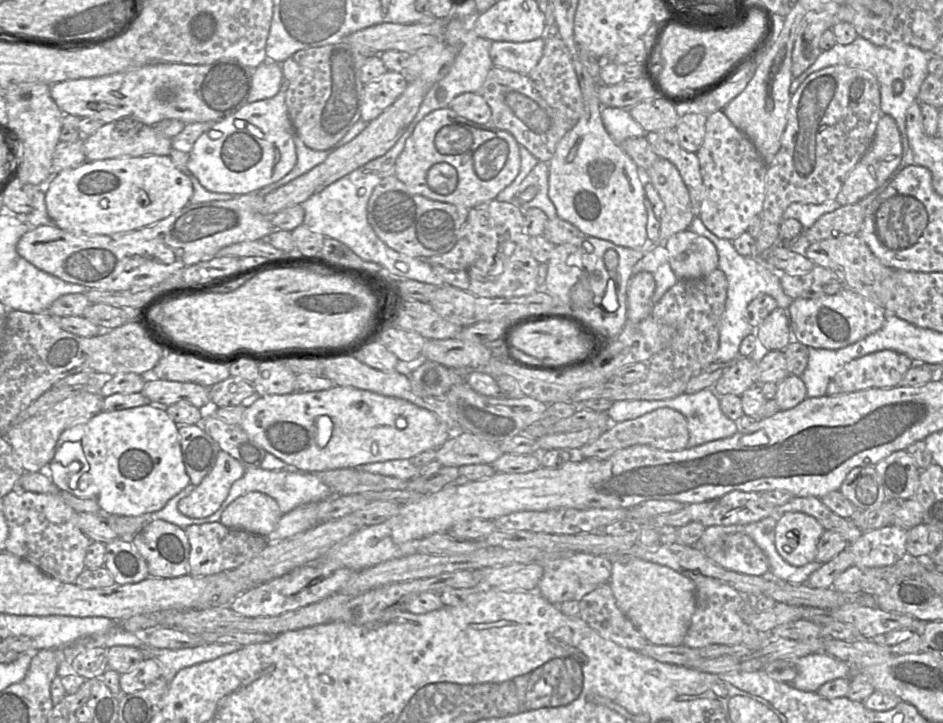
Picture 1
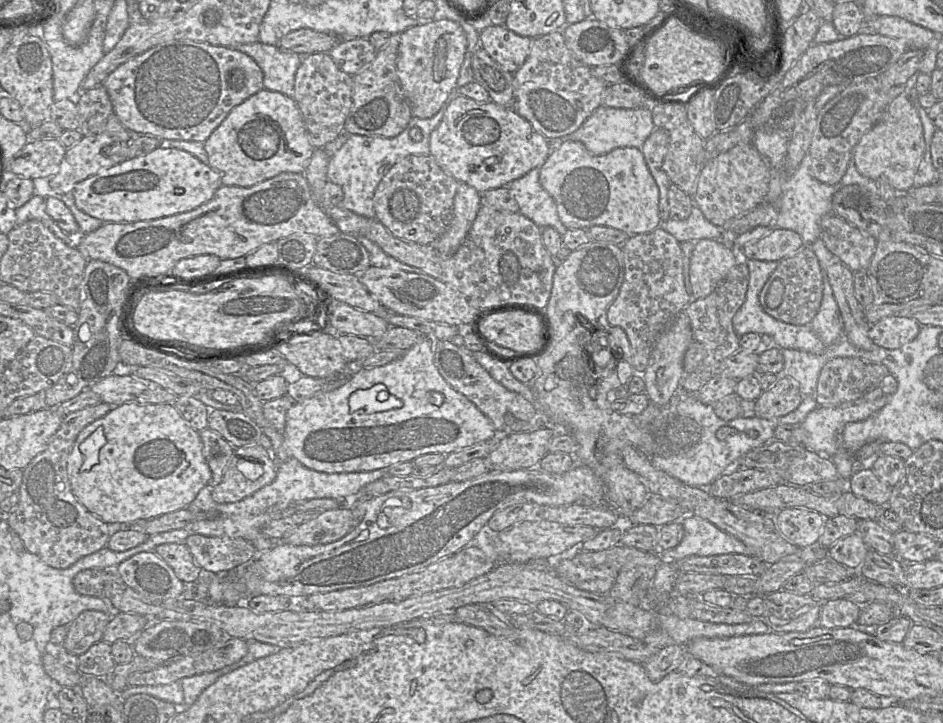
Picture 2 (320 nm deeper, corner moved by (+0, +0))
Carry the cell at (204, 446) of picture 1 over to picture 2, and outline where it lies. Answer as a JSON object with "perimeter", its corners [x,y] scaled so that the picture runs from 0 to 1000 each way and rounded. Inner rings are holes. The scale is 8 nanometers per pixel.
{"perimeter":[[[218,592],[211,599],[215,614],[214,627],[225,654],[220,671],[228,674],[234,667],[249,620],[225,593]]]}

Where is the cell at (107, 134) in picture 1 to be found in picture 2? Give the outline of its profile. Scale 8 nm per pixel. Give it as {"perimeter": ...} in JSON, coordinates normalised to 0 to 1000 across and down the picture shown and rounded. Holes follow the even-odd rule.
{"perimeter":[[[115,185],[88,188],[78,202],[72,205],[62,238],[53,246],[53,266],[66,271],[77,264],[80,256],[91,246],[101,242],[106,235],[119,231],[136,220],[137,196],[128,195]]]}

